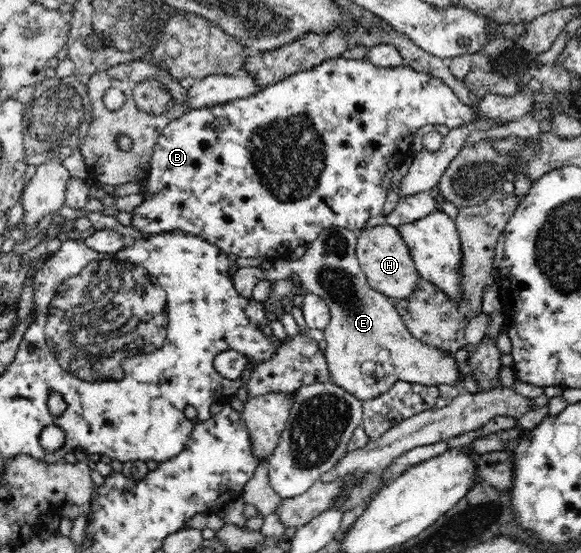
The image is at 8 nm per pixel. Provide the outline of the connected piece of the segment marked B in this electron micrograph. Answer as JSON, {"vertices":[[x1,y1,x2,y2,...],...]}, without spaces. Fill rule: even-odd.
{"vertices":[[335,57,322,62,311,70,306,70,284,78,276,84,265,86,246,98,236,99,217,105,190,109,180,118,168,124,158,138,151,154,151,167,147,180,147,189,144,190,145,199,141,206,133,211,132,224,140,232,150,235,166,231,180,230,186,234,206,239,206,242,217,246,225,253,236,254,242,258,265,258,270,263,289,259,294,248,307,246,327,228,340,227,357,232,372,216,378,216,386,194,390,188,390,178,394,170,404,164,404,161,413,157,412,144,420,128,433,124,440,128,444,125,448,130,470,123,474,120,474,111,462,103,456,94,438,77,417,72,414,68,405,65,396,67,382,67,374,65,368,58,351,60,344,57]]}

